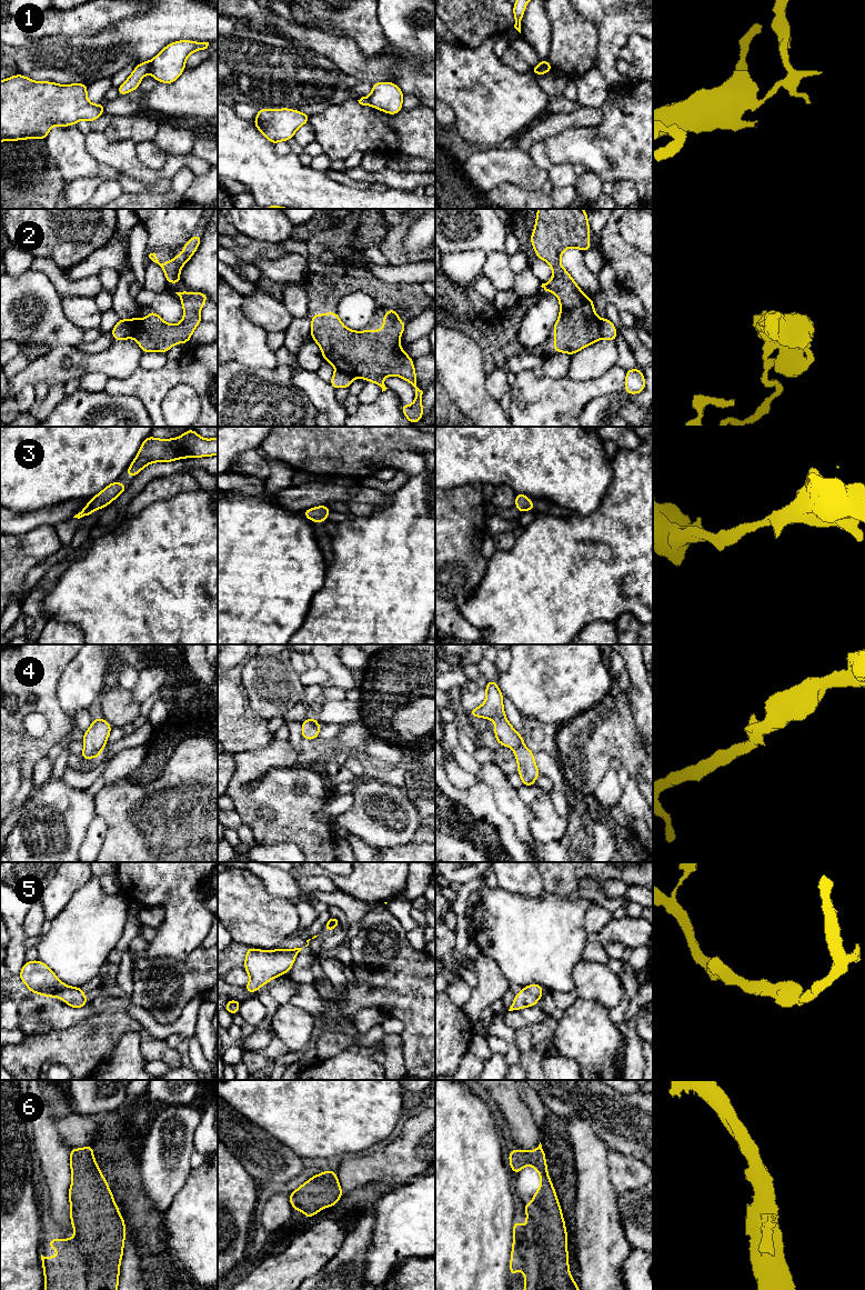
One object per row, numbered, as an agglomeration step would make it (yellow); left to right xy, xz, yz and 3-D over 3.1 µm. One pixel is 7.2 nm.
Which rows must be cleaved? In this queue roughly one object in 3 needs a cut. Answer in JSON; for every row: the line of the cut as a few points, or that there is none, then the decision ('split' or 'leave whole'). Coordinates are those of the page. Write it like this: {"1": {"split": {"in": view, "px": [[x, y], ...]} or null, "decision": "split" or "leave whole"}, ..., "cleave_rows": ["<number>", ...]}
{"1": {"split": {"in": "xy", "px": [[151, 61], [149, 72]]}, "decision": "split"}, "2": {"split": {"in": "xy", "px": [[130, 320], [130, 334], [128, 337]]}, "decision": "split"}, "3": {"split": null, "decision": "leave whole"}, "4": {"split": null, "decision": "leave whole"}, "5": {"split": null, "decision": "leave whole"}, "6": {"split": null, "decision": "leave whole"}, "cleave_rows": ["1", "2"]}

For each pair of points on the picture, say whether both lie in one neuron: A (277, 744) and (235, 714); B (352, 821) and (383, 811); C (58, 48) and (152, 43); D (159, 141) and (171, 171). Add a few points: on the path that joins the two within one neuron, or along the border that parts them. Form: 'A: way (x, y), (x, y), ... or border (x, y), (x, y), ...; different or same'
A: border (274, 738), (261, 748), (248, 750); different
B: way (360, 819), (375, 816); same
C: way (81, 48), (106, 47), (112, 42), (129, 41); same
D: border (183, 154), (171, 154), (169, 157); different

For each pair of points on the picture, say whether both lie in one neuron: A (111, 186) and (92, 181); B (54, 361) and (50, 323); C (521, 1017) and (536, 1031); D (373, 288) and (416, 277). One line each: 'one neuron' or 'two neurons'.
A: two neurons
B: two neurons
C: two neurons
D: two neurons

